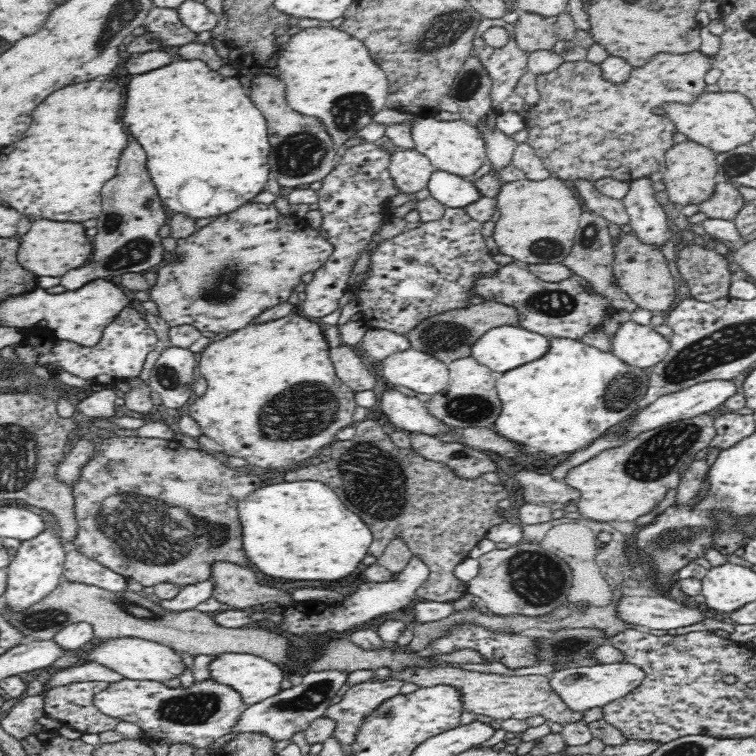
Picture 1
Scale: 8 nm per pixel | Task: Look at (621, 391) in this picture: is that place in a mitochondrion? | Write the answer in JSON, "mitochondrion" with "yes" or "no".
{"mitochondrion":"yes"}

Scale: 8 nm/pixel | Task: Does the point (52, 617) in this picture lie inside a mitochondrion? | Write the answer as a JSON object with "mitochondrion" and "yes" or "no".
{"mitochondrion":"yes"}

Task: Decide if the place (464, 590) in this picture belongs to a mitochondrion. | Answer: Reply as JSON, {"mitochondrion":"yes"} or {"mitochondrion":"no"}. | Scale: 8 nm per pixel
{"mitochondrion":"no"}

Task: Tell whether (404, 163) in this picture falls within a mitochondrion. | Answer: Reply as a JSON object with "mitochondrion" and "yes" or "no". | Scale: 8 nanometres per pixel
{"mitochondrion":"no"}

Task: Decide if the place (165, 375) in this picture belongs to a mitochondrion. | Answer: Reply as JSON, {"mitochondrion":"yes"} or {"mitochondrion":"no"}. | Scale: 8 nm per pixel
{"mitochondrion":"yes"}

